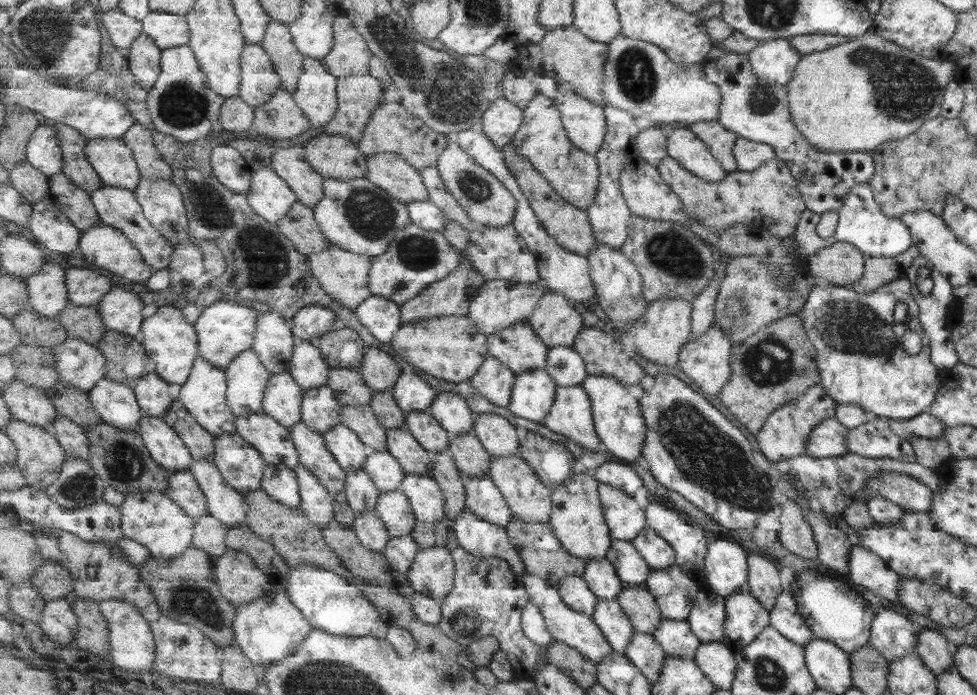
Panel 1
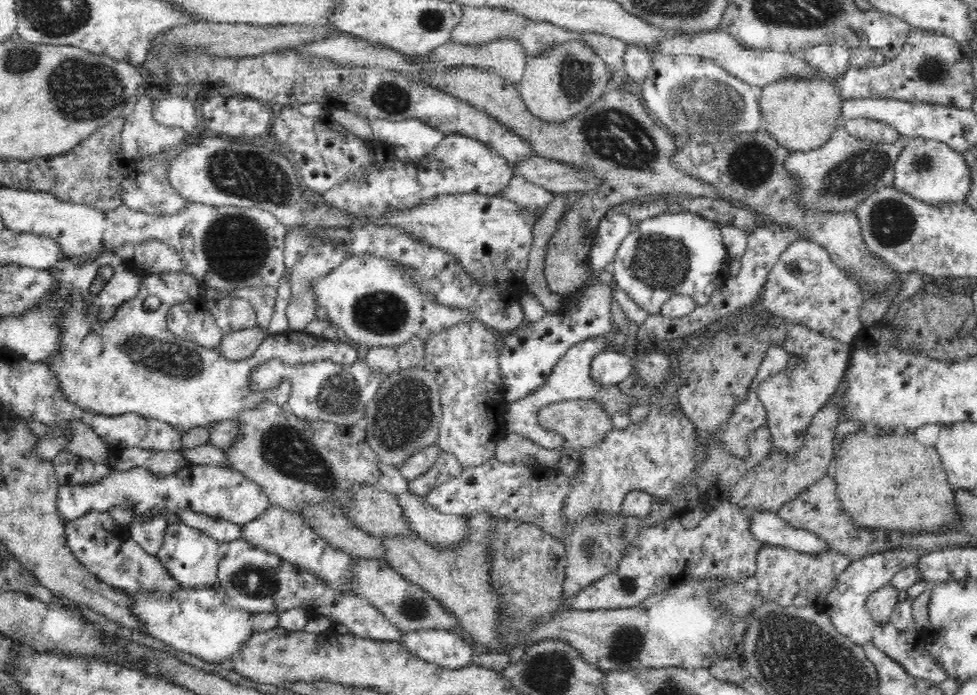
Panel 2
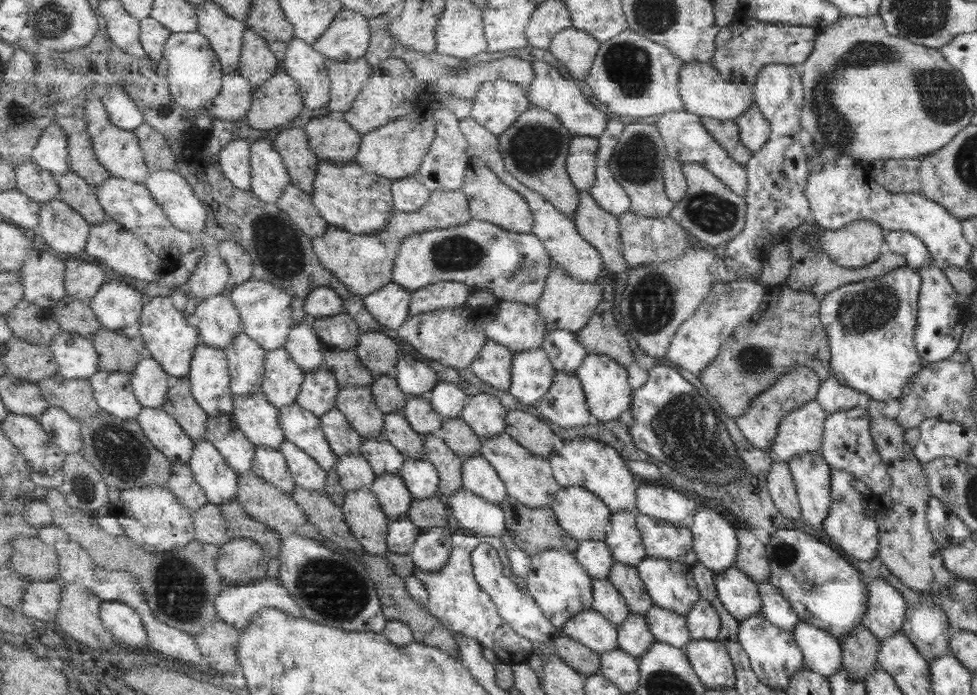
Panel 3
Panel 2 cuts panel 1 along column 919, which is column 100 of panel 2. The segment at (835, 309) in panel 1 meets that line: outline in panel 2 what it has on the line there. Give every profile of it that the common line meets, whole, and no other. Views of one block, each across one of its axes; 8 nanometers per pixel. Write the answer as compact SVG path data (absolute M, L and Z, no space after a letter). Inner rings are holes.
M170 271L167 273L148 274L142 280L139 296L126 302L111 322L104 325L97 322L96 316L90 315L90 307L84 305L80 295L69 295L73 302L67 307L67 316L63 326L64 335L62 337L63 352L56 358L52 357L46 361L49 368L54 370L58 379L62 381L66 397L88 409L94 414L104 413L108 415L119 415L126 413L141 414L145 418L152 418L164 422L176 430L186 433L190 430L200 428L212 428L216 424L227 421L236 421L241 418L242 412L254 410L260 404L271 402L276 406L286 406L290 393L291 382L288 377L280 382L280 386L272 392L250 392L247 387L247 376L250 370L270 358L278 358L286 367L295 368L296 366L311 364L312 362L330 361L336 365L351 366L360 360L362 351L345 341L331 341L315 335L288 330L284 333L275 334L275 336L266 336L260 342L257 349L250 358L240 361L228 361L220 355L215 349L206 349L198 346L194 342L176 337L167 327L166 316L168 309L174 304L186 302L190 298L196 298L203 292L203 287L196 285L196 281L186 273ZM148 296L157 296L162 302L160 308L151 312L144 308L144 301ZM99 335L103 341L105 351L96 358L88 360L82 356L82 340L88 336Z

